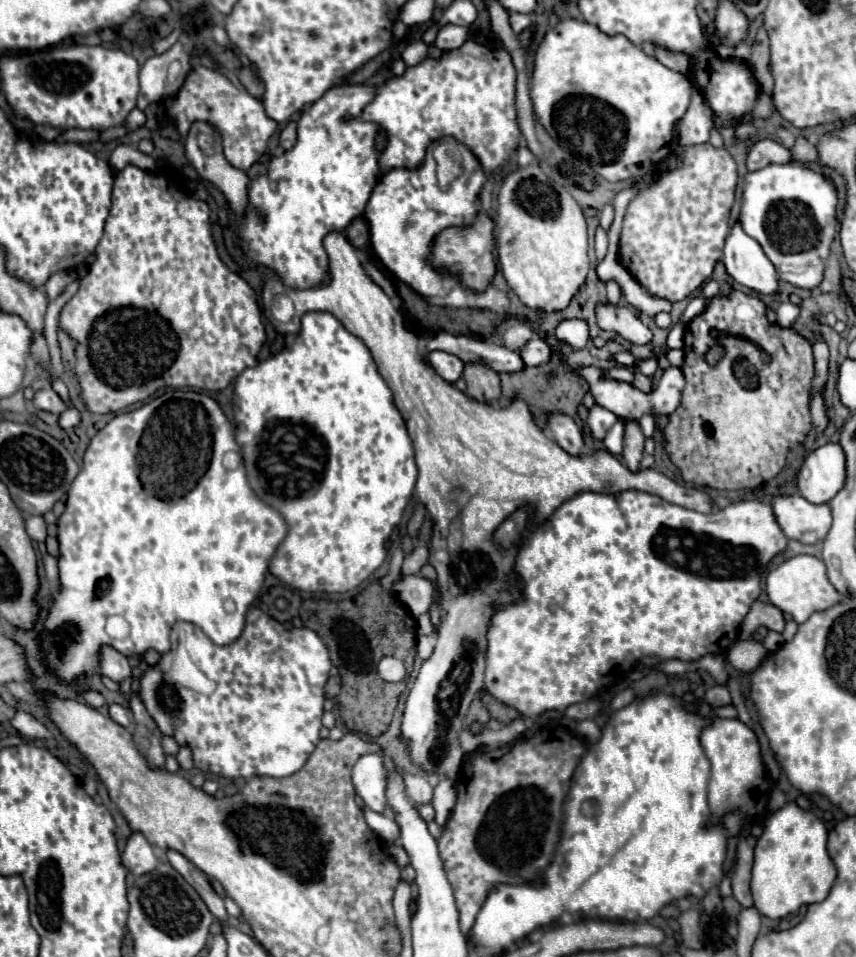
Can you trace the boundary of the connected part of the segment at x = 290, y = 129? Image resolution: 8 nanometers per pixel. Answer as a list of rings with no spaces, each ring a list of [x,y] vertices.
[[[290,122],[282,132],[280,132],[280,138],[278,138],[278,144],[282,146],[282,150],[290,150],[296,142],[296,124]]]

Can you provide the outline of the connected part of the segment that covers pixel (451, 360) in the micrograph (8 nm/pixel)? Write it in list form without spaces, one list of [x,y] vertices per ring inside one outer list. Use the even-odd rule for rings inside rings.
[[[434,350],[434,352],[426,354],[426,360],[436,370],[436,374],[440,378],[444,378],[446,382],[456,382],[462,376],[464,362],[460,358],[456,358],[454,354],[446,354],[442,350]]]

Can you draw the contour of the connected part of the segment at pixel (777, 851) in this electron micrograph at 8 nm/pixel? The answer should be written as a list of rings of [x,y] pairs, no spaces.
[[[788,802],[776,814],[766,816],[764,834],[758,838],[752,868],[754,908],[766,918],[780,920],[798,912],[804,904],[822,902],[836,880],[836,866],[826,844],[828,830],[822,820],[810,810],[798,808],[794,802]]]

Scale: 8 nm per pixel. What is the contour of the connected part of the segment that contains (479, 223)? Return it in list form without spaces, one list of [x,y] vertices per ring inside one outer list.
[[[480,212],[476,222],[468,228],[452,228],[452,230],[444,230],[444,234],[440,234],[440,238],[436,238],[434,248],[432,248],[432,264],[434,266],[444,266],[450,272],[460,276],[460,288],[474,288],[474,290],[484,290],[496,268],[494,268],[494,260],[492,260],[492,244],[494,244],[494,222]]]

